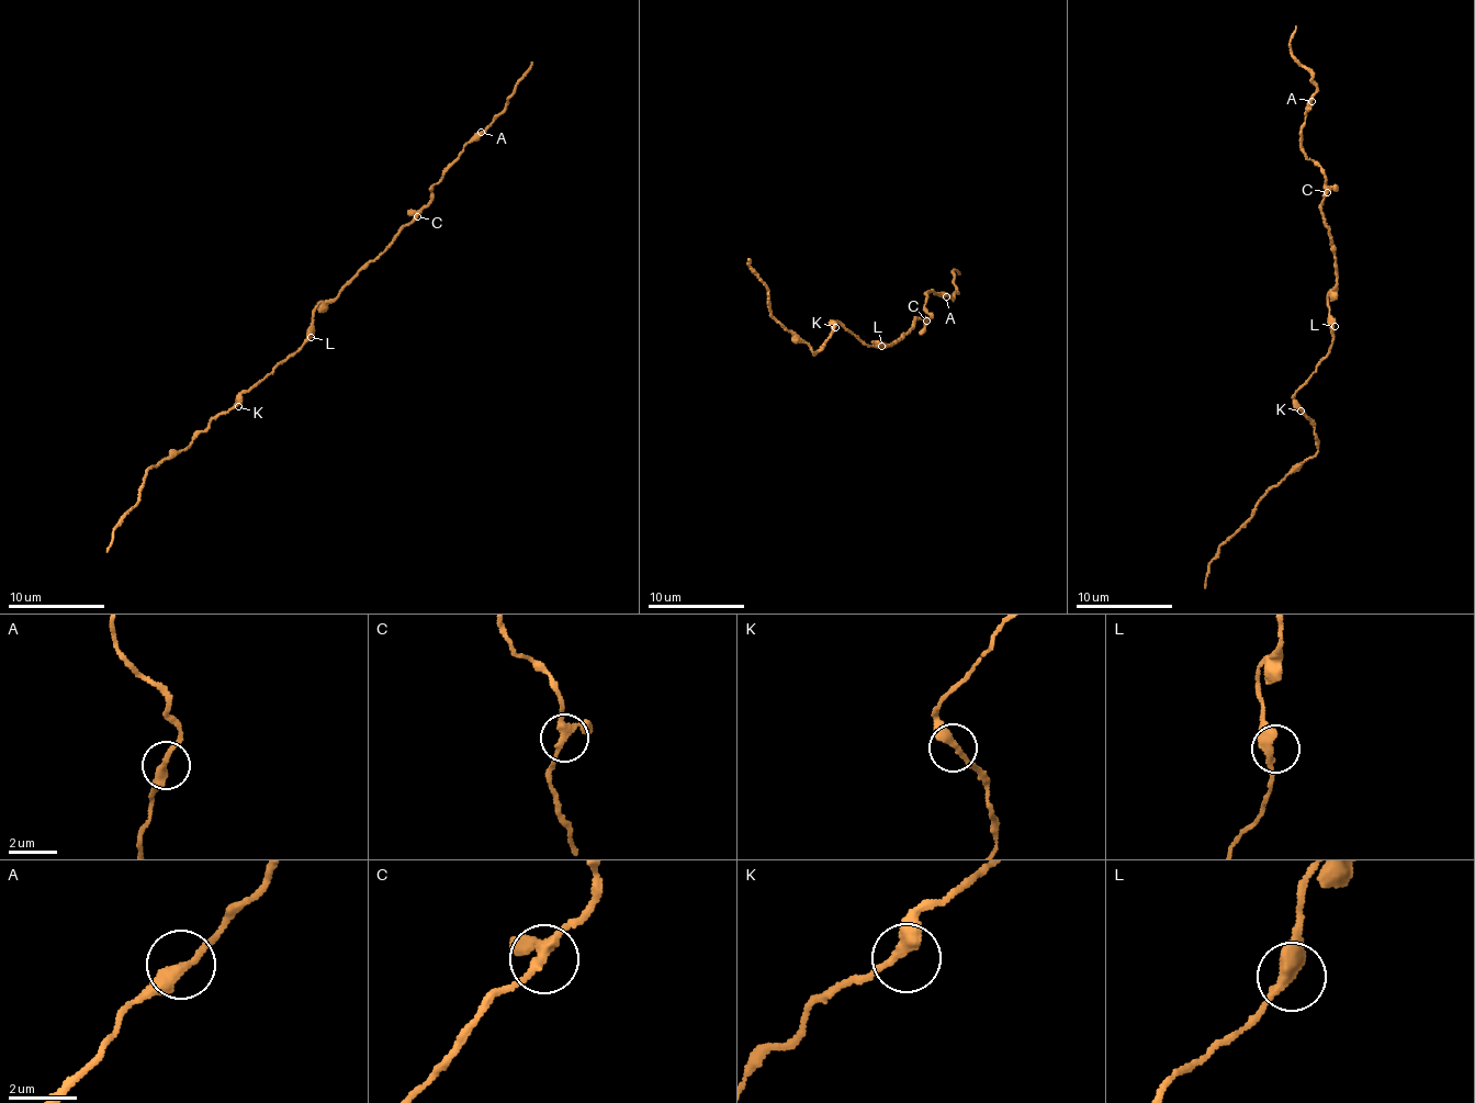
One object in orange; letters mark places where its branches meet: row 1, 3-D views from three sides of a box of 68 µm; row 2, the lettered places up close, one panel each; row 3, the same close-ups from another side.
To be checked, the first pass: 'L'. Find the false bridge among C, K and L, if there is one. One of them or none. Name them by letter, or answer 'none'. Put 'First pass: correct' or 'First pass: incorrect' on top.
First pass: incorrect
none

